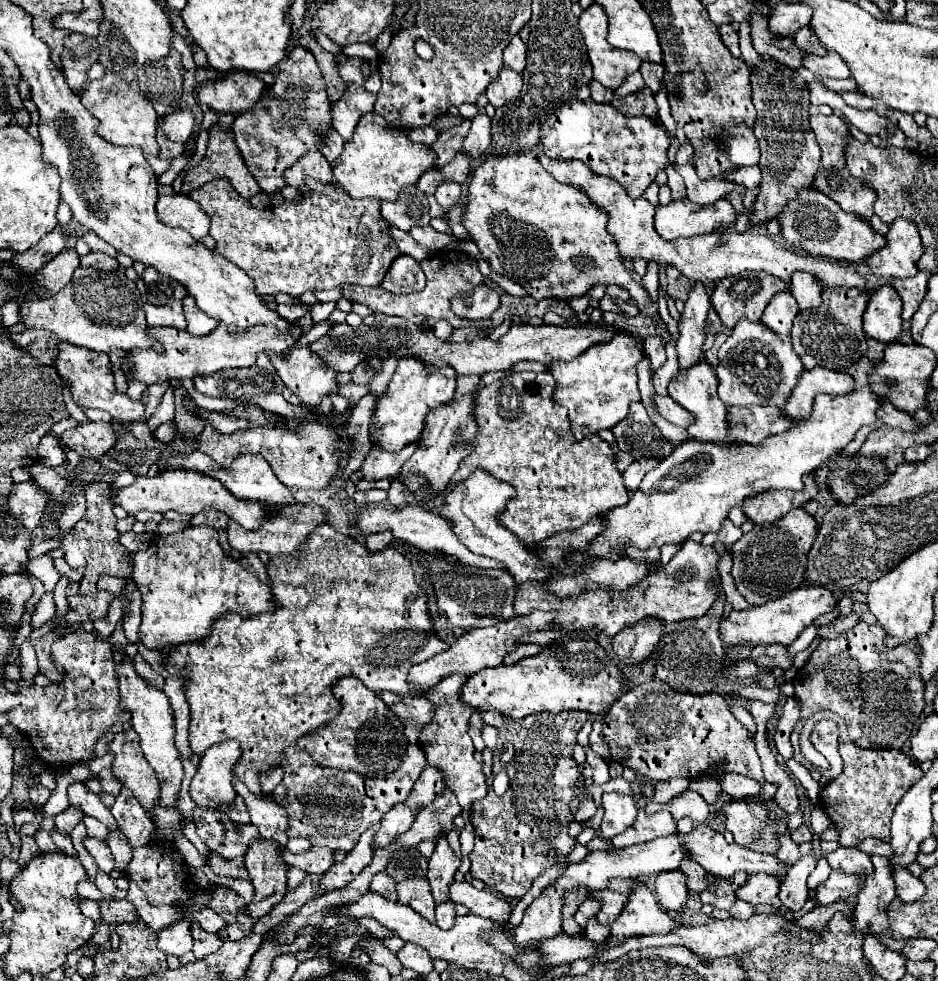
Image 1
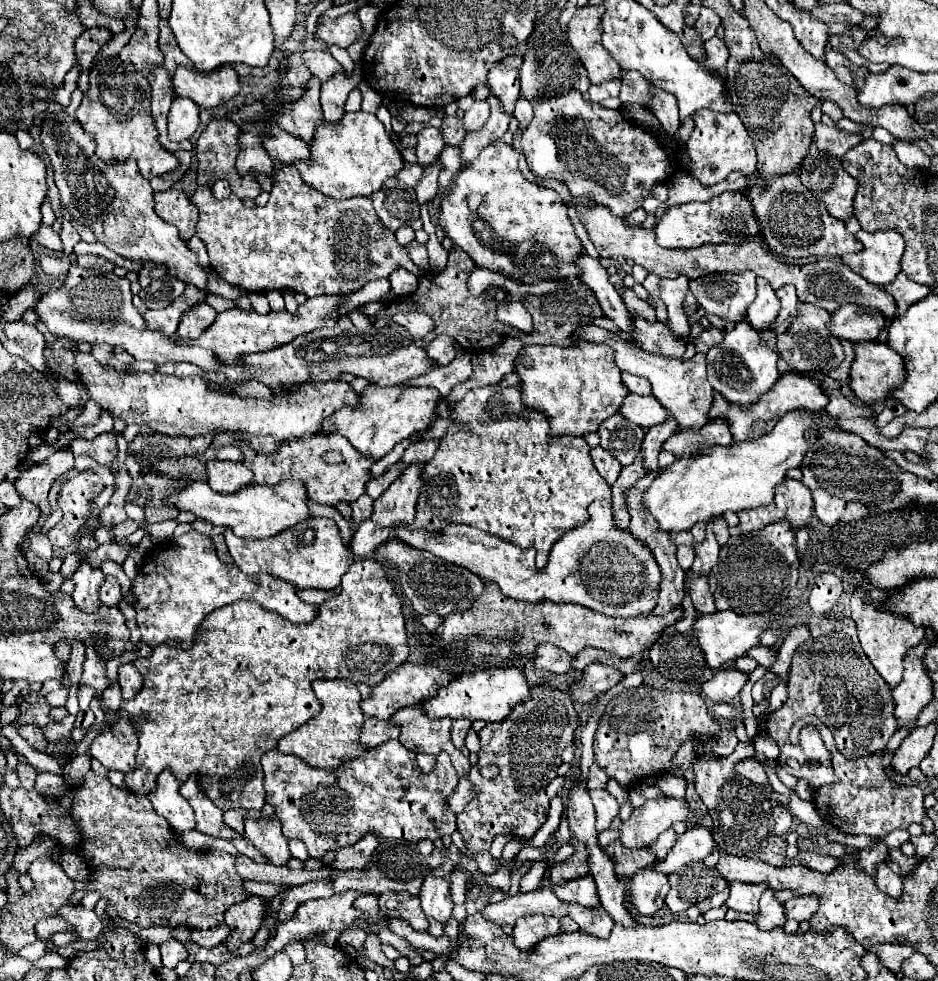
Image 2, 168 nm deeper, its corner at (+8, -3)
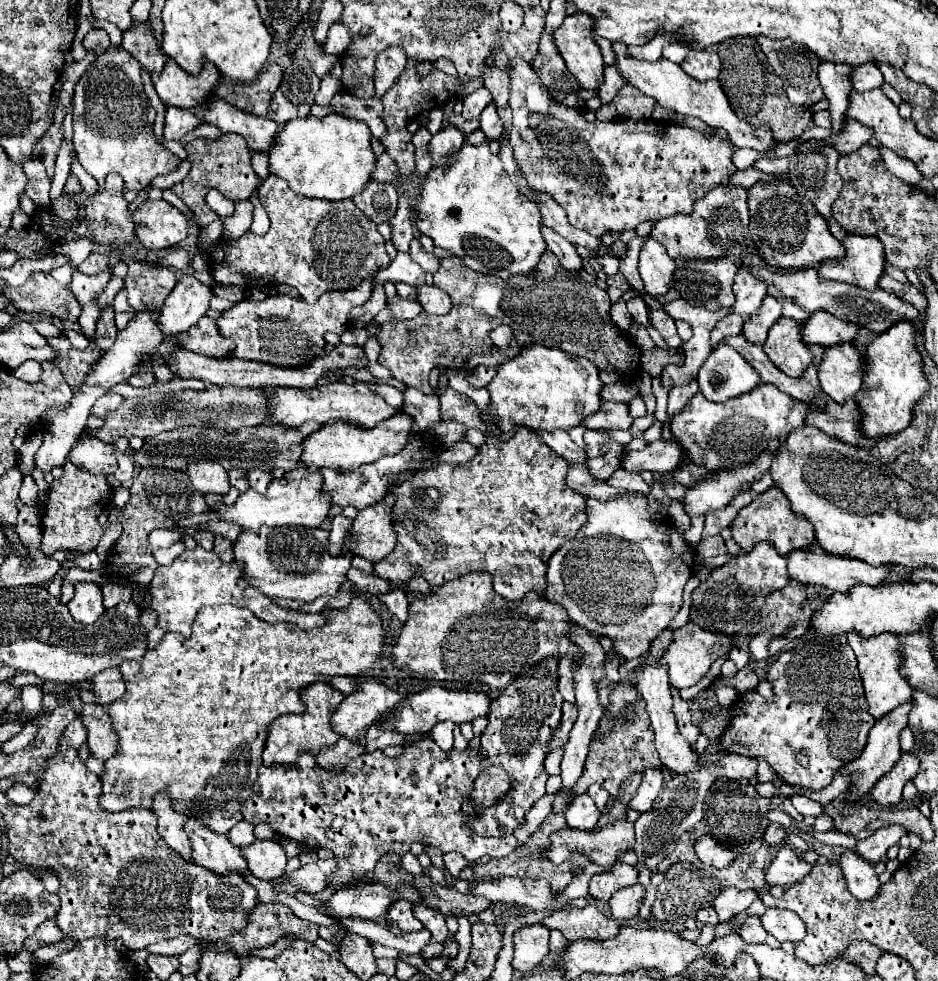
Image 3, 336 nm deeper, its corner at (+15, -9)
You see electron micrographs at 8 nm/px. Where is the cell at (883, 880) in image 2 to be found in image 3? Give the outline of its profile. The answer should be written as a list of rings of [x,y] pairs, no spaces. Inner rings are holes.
[[[846,850],[840,856],[840,866],[846,878],[846,886],[848,890],[852,890],[852,894],[856,898],[872,898],[878,894],[880,890],[880,882],[878,876],[874,872],[874,864],[870,864],[868,860],[864,860],[860,854]]]

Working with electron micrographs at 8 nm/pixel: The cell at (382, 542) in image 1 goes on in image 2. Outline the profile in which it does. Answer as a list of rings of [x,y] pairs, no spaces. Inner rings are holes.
[[[365,520],[355,528],[353,534],[353,542],[351,542],[351,550],[357,556],[367,556],[371,552],[377,550],[377,546],[381,546],[383,542],[389,540],[391,530],[383,528],[379,524],[375,524],[373,520]]]

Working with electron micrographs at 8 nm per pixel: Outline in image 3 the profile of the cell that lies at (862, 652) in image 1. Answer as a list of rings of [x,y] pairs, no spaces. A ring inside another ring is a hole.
[[[846,638],[806,640],[798,646],[798,650],[788,650],[780,654],[774,660],[774,664],[768,668],[766,680],[772,684],[774,696],[764,698],[756,690],[740,694],[738,702],[730,710],[732,720],[720,738],[720,748],[726,754],[740,754],[748,758],[766,760],[772,766],[772,770],[790,786],[800,786],[810,790],[826,788],[832,782],[834,772],[838,768],[860,756],[860,752],[866,746],[868,732],[876,722],[868,714],[868,706],[866,706],[868,702],[864,702],[864,688],[860,686],[858,662],[852,648],[848,646]],[[798,748],[804,748],[804,752],[808,752],[808,766],[794,764],[792,756]]]

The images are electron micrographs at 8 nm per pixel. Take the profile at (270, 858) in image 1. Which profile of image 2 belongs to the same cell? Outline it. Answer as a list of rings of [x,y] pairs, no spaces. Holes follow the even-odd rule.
[[[249,896],[247,900],[231,906],[225,912],[225,924],[231,928],[231,936],[225,942],[229,950],[235,950],[237,946],[249,942],[255,936],[265,912],[267,904],[261,896]]]

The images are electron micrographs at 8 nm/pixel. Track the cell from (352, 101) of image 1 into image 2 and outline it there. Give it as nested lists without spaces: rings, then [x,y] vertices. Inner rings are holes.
[[[357,66],[351,78],[345,72],[335,74],[327,82],[321,84],[321,106],[323,106],[323,120],[327,124],[335,124],[345,116],[345,100],[349,92],[361,82],[361,68]]]

